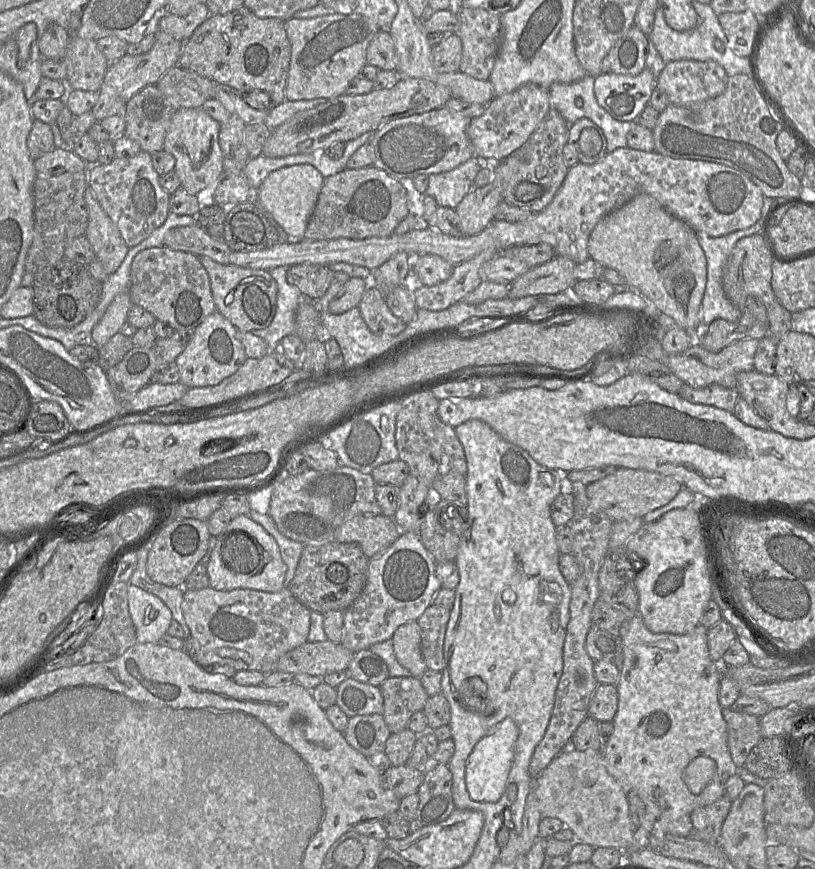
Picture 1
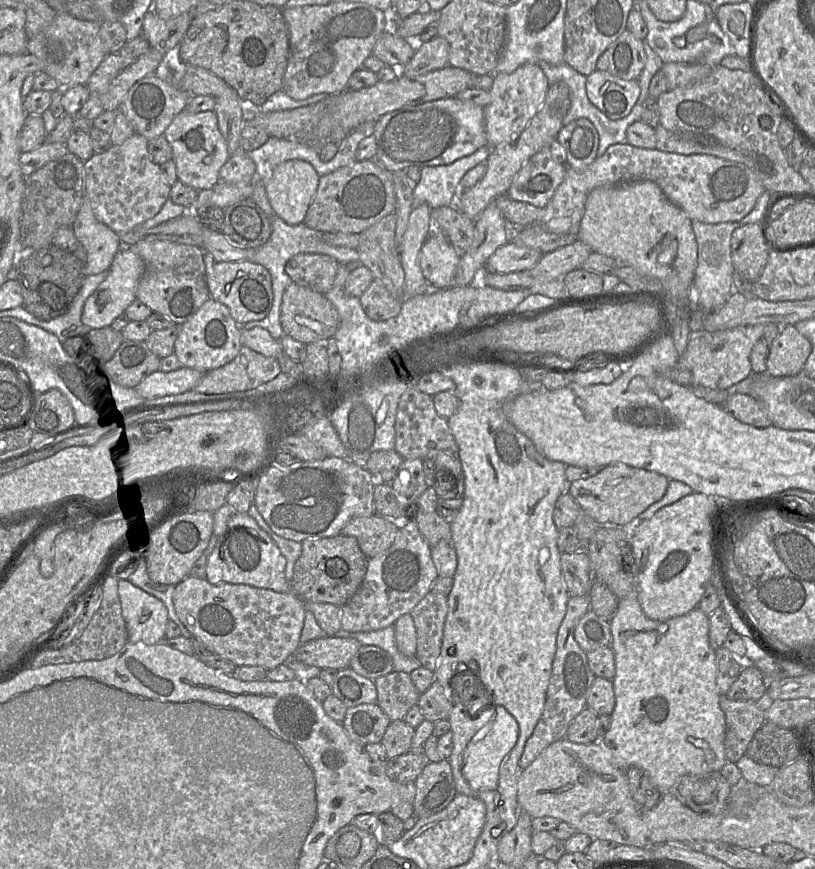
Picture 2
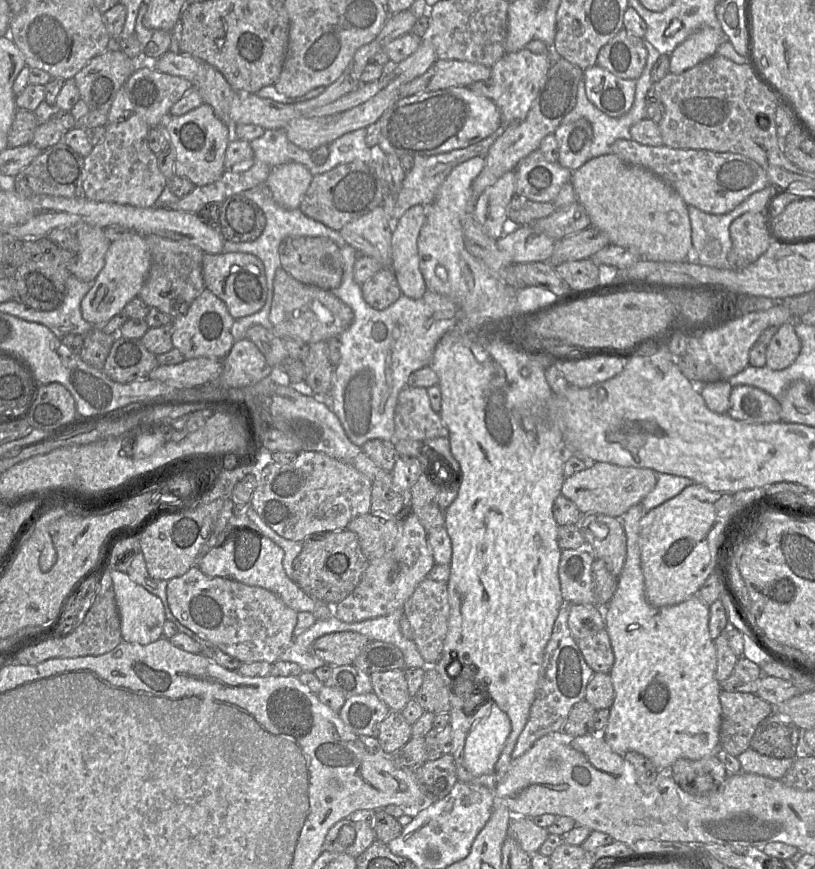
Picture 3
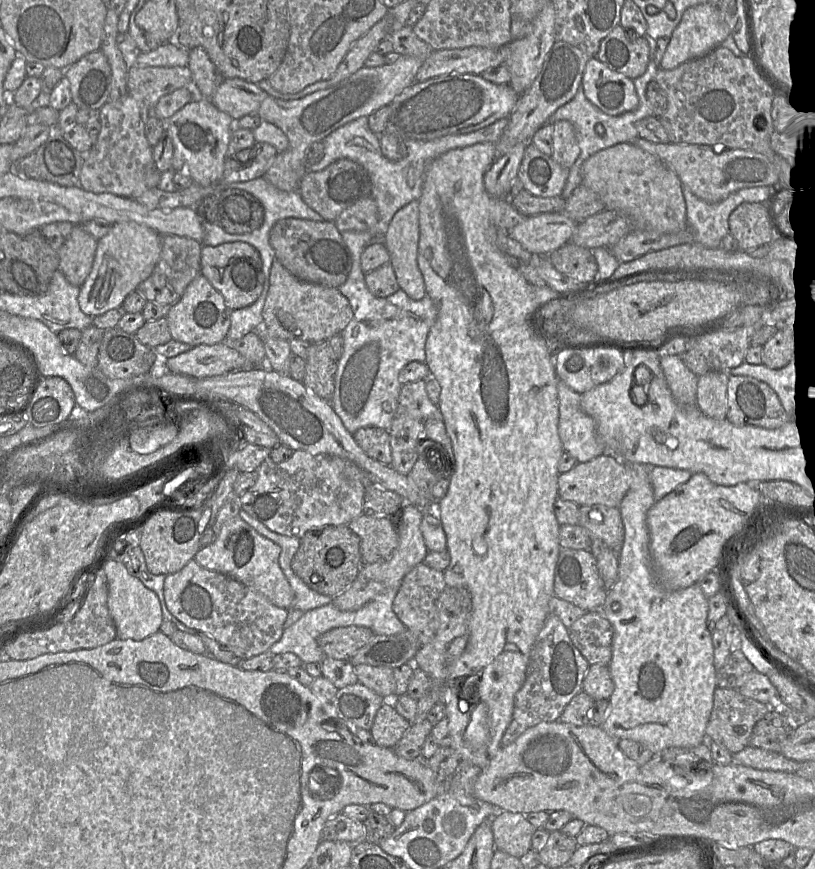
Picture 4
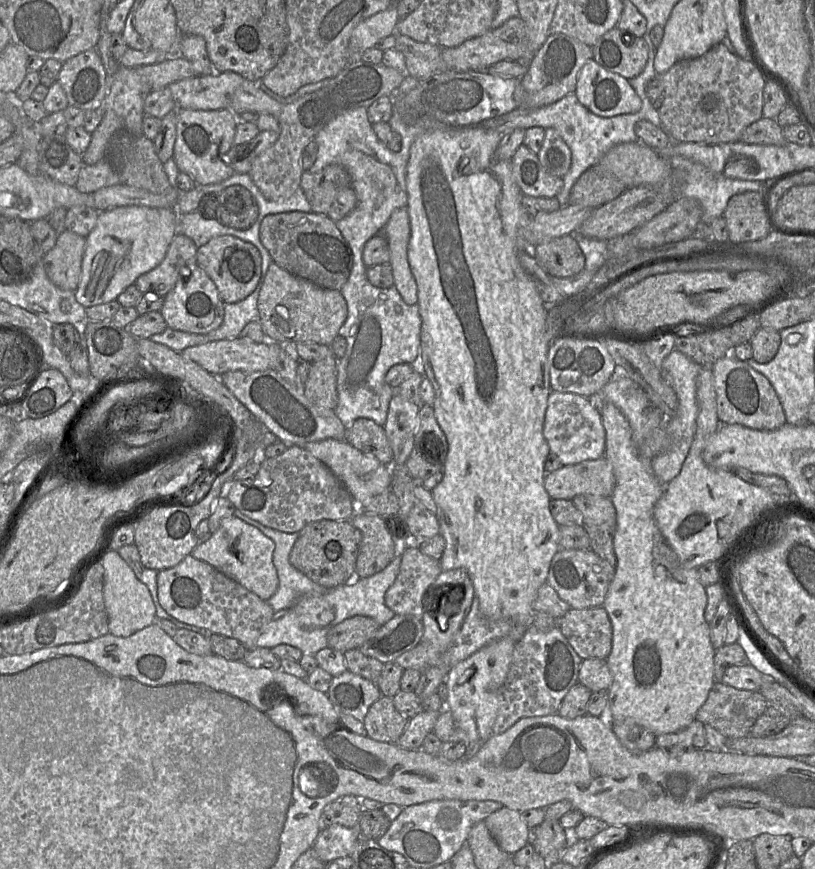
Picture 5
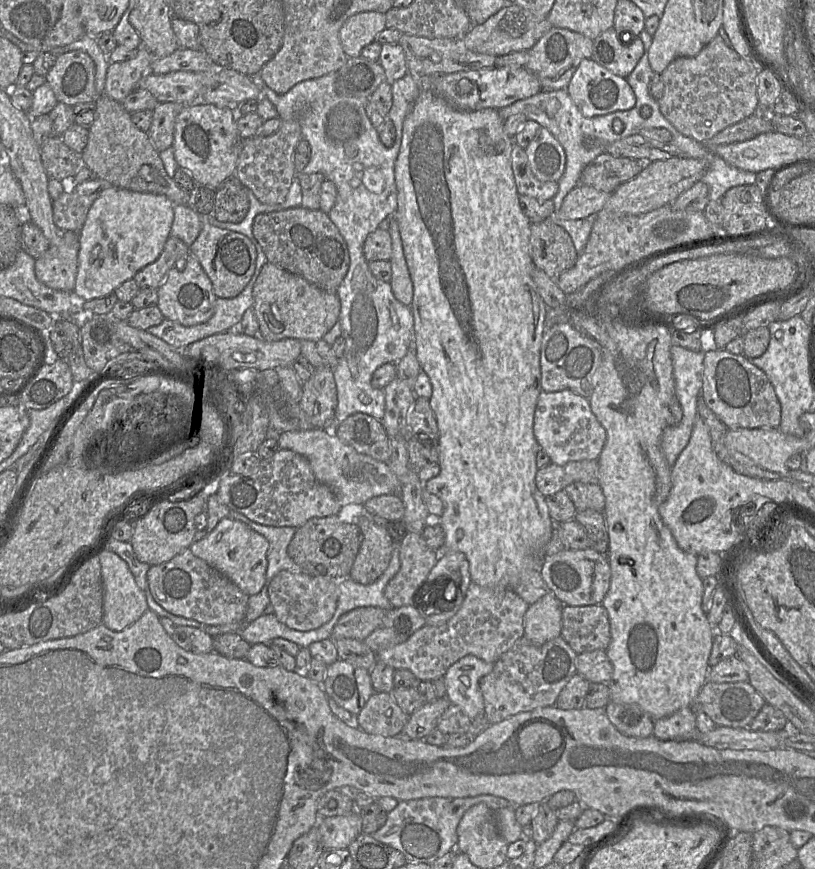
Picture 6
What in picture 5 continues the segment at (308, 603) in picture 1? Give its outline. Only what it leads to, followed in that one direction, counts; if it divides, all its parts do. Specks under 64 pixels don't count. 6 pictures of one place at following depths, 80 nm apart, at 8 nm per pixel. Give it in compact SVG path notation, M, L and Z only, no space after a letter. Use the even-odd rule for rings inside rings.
M318 520L299 533L290 552L290 563L313 582L333 589L355 578L362 533L347 520Z

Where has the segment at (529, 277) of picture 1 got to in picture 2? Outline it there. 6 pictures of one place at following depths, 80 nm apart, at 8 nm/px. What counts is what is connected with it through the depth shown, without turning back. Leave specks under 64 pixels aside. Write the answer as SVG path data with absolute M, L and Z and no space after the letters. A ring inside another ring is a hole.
M577 238L571 244L543 254L539 262L530 269L530 273L537 279L562 279L570 271L580 268L591 253L591 247Z

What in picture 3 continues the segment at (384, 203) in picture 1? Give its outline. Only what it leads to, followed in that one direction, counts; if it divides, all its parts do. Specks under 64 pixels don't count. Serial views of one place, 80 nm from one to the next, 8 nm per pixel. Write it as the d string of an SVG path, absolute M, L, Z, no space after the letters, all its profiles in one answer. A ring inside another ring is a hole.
M354 161L315 175L303 197L300 209L309 218L340 231L349 222L381 206L387 191L386 181L379 177L374 167Z

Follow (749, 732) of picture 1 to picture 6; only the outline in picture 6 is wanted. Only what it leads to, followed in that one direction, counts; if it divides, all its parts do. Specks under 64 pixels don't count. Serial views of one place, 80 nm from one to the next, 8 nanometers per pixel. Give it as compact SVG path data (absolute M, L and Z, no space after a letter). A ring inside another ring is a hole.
M707 681L690 707L701 709L716 726L749 728L765 703L749 682Z

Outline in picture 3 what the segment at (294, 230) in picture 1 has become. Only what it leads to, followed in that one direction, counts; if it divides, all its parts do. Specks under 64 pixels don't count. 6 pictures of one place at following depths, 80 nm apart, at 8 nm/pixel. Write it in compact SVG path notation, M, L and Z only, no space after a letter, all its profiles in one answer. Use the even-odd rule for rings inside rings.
M288 162L271 169L265 183L273 199L285 209L300 208L314 175L301 163Z

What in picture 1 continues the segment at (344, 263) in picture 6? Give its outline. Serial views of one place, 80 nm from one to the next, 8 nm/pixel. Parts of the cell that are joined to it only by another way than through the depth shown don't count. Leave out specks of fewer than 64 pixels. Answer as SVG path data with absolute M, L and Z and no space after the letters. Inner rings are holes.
M297 264L287 271L287 281L309 299L319 300L328 291L334 271L330 266Z

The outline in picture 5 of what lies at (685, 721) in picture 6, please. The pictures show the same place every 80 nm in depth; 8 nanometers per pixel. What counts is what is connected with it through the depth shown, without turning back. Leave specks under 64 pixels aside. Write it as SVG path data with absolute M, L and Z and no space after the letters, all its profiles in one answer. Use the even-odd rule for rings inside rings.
M696 719L677 732L657 735L655 741L656 747L661 750L708 749L704 724Z

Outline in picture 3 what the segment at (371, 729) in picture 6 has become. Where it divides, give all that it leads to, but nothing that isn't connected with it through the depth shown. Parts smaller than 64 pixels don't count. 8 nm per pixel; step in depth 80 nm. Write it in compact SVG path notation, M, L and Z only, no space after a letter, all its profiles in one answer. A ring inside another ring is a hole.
M392 710L380 723L376 736L386 755L391 755L404 746L411 737L412 725L404 719L401 712Z

